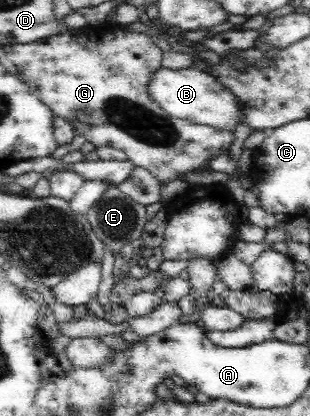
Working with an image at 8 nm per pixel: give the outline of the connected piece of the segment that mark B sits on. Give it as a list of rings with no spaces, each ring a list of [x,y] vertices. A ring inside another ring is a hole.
[[[161,67],[149,83],[151,99],[157,101],[169,115],[177,119],[190,121],[197,125],[207,125],[215,131],[233,133],[236,127],[243,125],[245,112],[243,104],[231,89],[219,82],[213,74],[201,68],[167,69]]]

